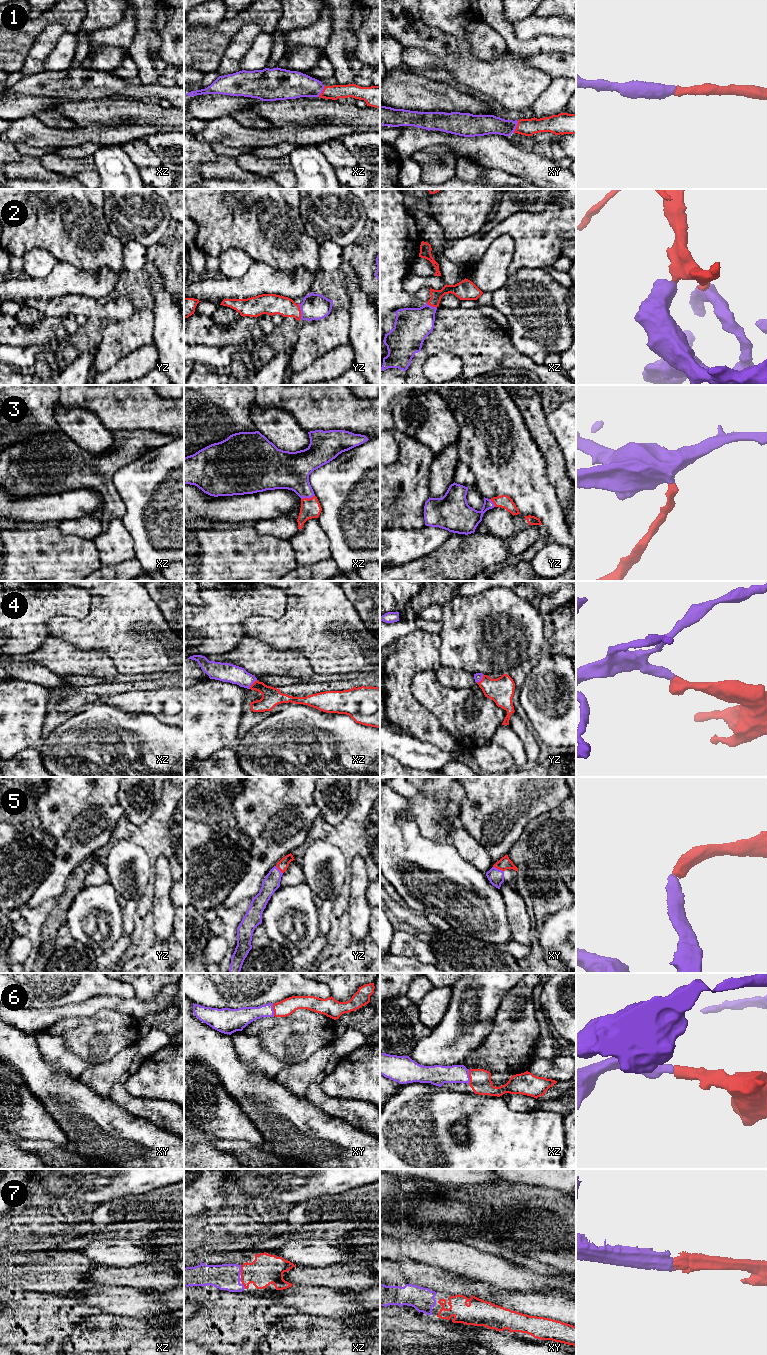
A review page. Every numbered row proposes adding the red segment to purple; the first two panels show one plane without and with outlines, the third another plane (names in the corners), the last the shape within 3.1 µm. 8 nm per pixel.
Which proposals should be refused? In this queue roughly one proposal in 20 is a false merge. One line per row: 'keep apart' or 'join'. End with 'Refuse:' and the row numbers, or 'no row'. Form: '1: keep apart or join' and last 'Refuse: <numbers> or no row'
1: join
2: join
3: join
4: join
5: join
6: join
7: join
Refuse: no row

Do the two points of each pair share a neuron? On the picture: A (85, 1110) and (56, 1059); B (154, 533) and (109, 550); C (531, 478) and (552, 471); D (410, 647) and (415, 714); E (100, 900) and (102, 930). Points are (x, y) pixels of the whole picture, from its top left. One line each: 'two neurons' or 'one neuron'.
A: two neurons
B: two neurons
C: two neurons
D: one neuron
E: one neuron

